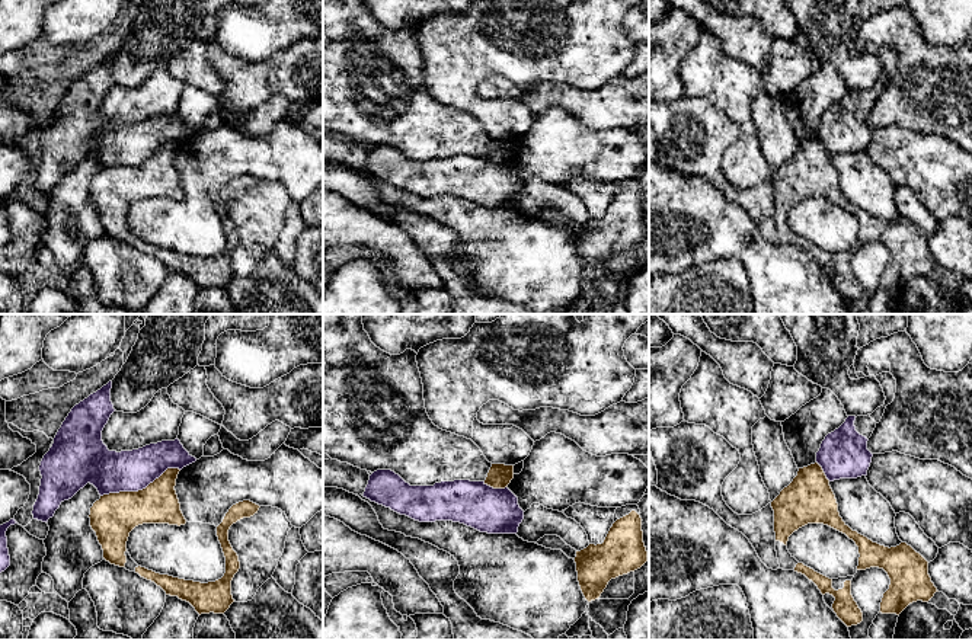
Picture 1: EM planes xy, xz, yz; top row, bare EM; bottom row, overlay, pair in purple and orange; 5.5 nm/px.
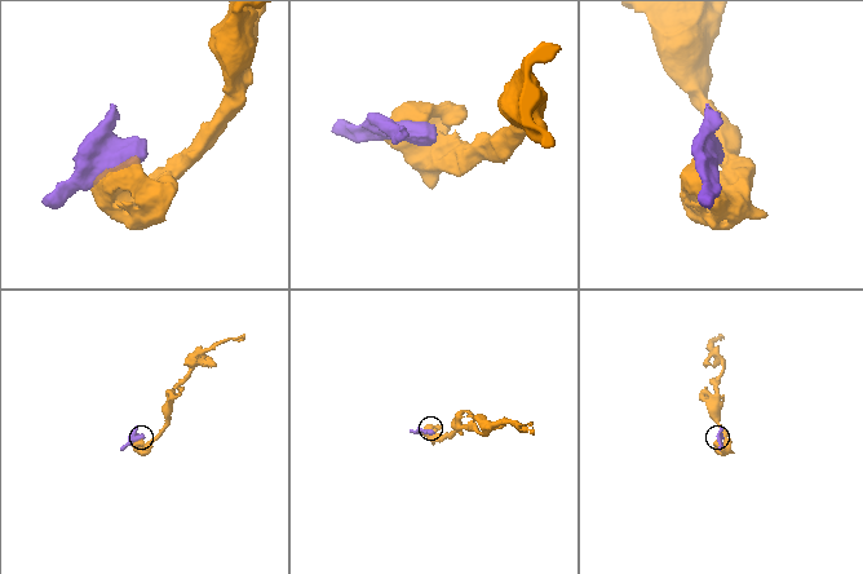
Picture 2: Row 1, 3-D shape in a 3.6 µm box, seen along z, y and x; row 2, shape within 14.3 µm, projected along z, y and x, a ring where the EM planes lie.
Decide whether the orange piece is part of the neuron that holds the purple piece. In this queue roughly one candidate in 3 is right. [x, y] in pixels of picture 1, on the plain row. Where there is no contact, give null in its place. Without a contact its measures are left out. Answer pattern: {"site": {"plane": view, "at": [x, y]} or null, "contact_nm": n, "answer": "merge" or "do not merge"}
{"site": {"plane": "xy", "at": [140, 163]}, "contact_nm": 460, "answer": "do not merge"}

